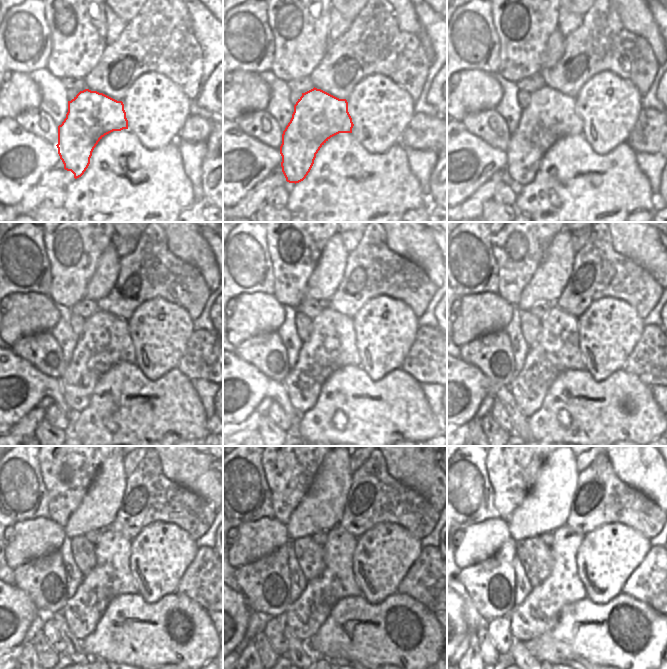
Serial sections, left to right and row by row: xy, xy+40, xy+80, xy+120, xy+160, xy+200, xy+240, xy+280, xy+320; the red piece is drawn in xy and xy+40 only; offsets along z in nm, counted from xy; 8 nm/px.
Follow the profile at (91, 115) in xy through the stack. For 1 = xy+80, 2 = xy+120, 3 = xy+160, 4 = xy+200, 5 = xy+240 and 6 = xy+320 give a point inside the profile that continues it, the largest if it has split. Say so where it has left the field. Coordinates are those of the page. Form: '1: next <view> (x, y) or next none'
1: next xy+80 (550, 115)
2: next xy+120 (105, 341)
3: next xy+160 (331, 345)
4: next xy+200 (556, 349)
5: next xy+240 (110, 577)
6: next xy+320 (539, 612)

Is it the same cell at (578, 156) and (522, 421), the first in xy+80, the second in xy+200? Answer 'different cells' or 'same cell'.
different cells

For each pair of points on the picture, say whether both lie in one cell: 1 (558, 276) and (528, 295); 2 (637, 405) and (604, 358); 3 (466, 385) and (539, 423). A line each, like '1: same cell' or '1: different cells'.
1: same cell
2: different cells
3: different cells

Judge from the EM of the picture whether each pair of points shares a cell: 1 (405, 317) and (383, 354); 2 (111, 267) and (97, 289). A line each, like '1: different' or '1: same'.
1: same
2: same

